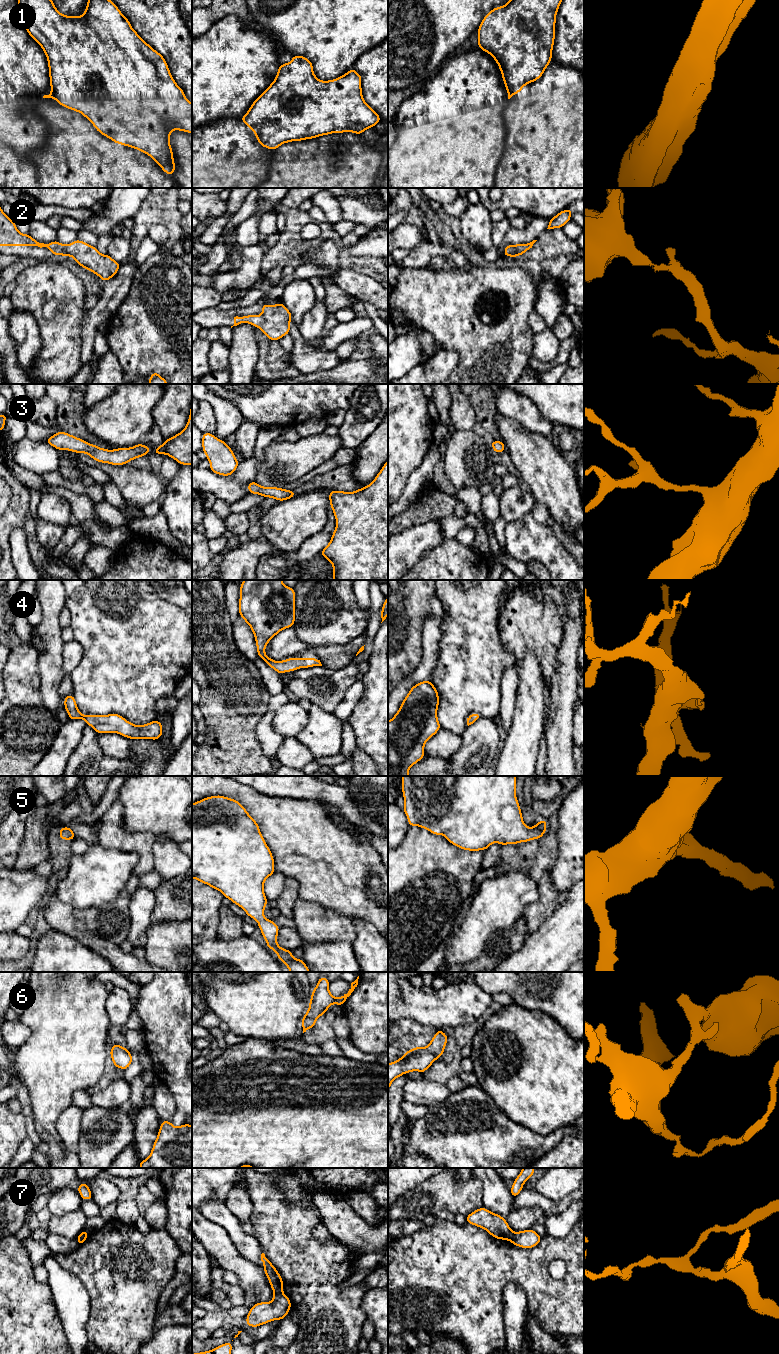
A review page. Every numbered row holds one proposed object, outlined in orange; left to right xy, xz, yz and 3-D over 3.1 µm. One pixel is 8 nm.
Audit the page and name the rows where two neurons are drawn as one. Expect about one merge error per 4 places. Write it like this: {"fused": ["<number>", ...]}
{"fused": ["1", "7"]}

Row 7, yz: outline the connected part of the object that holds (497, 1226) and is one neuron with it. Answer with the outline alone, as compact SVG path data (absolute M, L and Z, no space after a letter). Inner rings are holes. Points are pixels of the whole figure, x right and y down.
M484 1207L466 1216L466 1223L486 1230L496 1239L512 1241L514 1232L509 1227L506 1219Z

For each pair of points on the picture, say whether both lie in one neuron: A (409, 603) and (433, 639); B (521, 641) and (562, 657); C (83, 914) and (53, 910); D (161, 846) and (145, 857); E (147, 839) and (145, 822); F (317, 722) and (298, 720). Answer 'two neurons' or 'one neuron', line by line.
A: two neurons
B: two neurons
C: two neurons
D: two neurons
E: two neurons
F: two neurons

